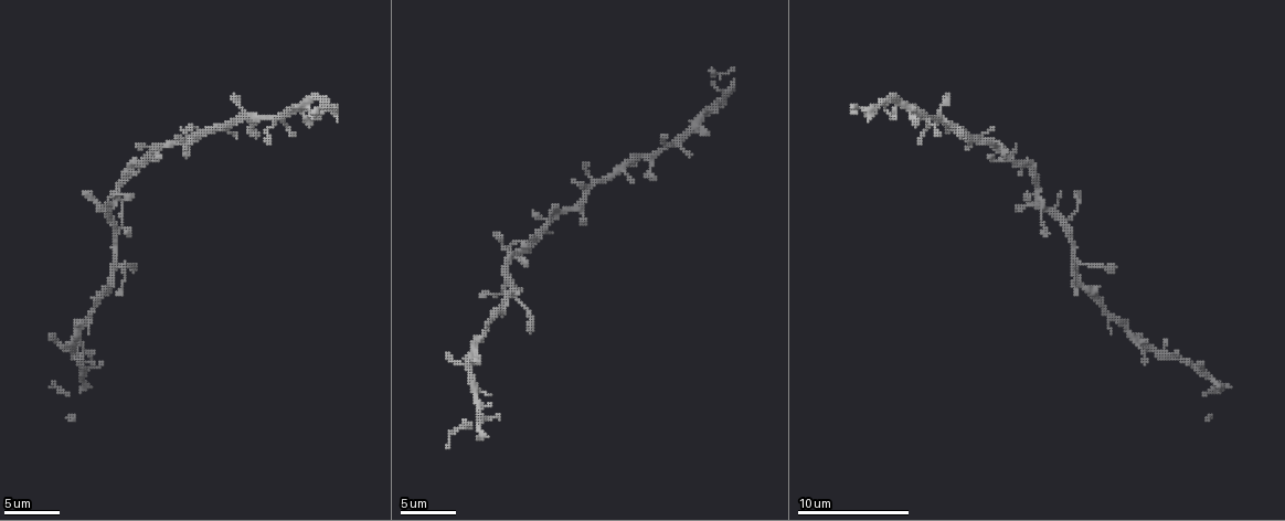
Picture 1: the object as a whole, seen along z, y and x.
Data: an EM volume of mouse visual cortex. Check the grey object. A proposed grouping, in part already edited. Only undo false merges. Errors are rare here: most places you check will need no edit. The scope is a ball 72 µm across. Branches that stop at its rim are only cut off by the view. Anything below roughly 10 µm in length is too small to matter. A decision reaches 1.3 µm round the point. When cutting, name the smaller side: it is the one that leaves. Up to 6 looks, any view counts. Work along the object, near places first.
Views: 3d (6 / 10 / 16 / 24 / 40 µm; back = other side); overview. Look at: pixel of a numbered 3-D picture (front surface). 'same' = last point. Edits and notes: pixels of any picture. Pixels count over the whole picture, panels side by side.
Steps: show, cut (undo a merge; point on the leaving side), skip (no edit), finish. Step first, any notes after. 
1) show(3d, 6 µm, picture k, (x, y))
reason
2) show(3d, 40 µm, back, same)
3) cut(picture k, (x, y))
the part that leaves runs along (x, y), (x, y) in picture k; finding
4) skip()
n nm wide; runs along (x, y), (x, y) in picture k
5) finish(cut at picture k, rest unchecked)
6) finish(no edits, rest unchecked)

show(3d, 16 µm, picture 1, (476, 397))
four-way junction

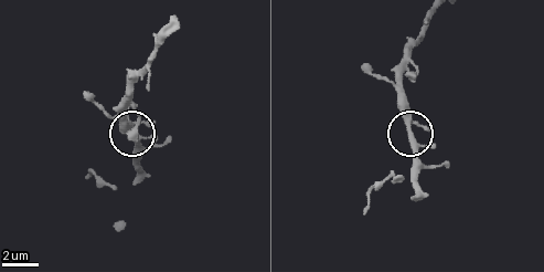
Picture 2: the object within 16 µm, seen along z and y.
skip()
runs along (434, 13), (413, 49), (403, 89), (412, 138), (412, 167) in picture 2; continuous, no second cell

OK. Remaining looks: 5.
show(3d, 10 µm, picture 1, (104, 297))
four-way junction

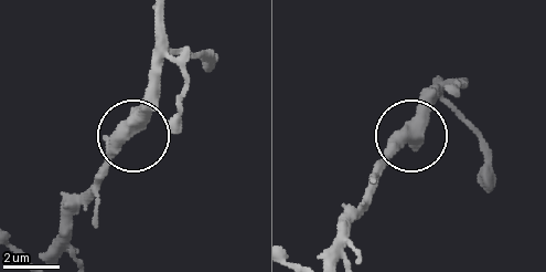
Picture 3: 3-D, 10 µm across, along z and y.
show(3d, 6 µm, picture 3, (127, 133))
zoom in

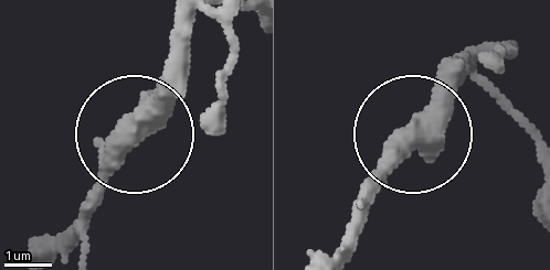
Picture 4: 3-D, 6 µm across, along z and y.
skip()
continuous, no second cell

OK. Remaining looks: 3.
show(3d, 16 µm, picture 1, (112, 205))
a narrow waist

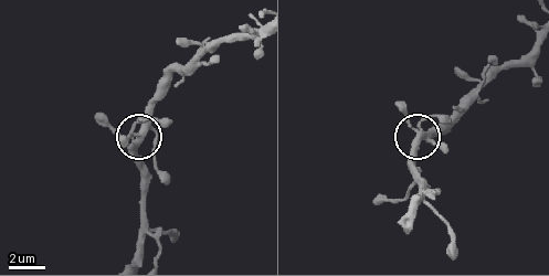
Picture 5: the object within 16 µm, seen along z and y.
show(3d, 16 µm, back, picture 5, (141, 136))

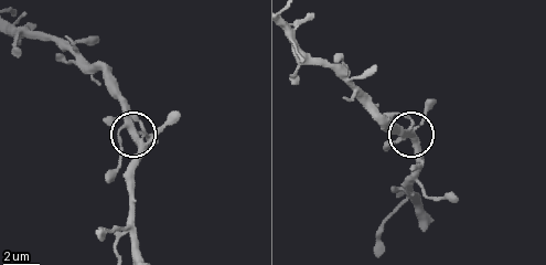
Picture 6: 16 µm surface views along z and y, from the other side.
skip()
runs along (128, 101), (128, 126), (137, 148), (137, 165) in picture 6; continuous, no second cell

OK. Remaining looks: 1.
finish(no edits, rest unchecked)

